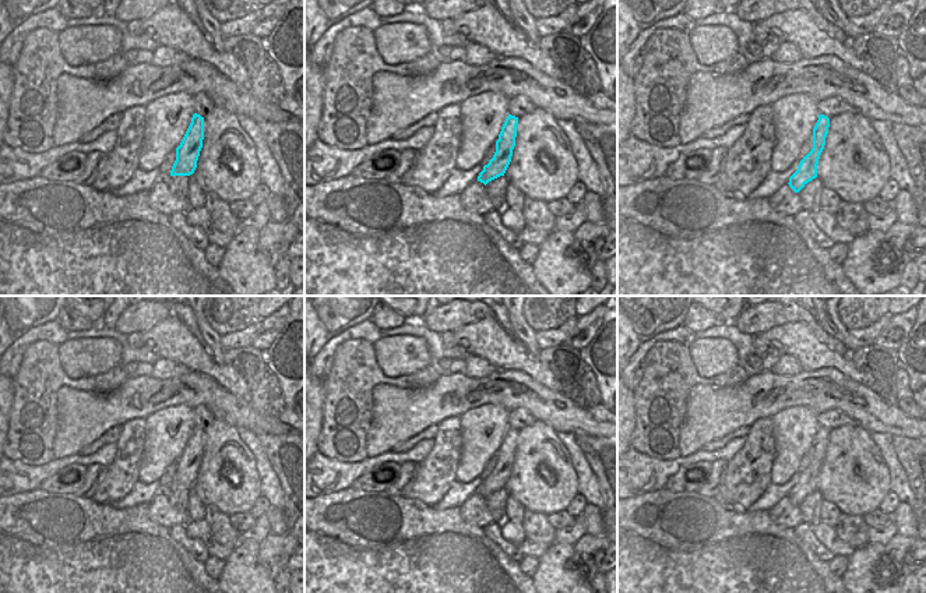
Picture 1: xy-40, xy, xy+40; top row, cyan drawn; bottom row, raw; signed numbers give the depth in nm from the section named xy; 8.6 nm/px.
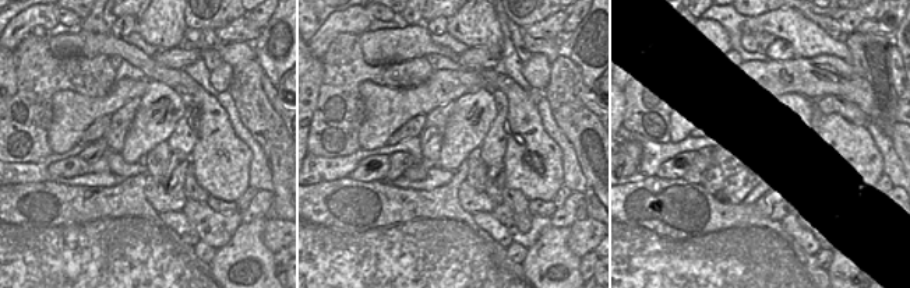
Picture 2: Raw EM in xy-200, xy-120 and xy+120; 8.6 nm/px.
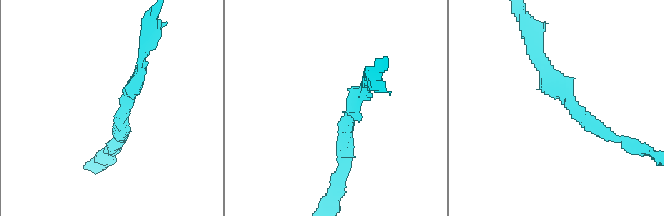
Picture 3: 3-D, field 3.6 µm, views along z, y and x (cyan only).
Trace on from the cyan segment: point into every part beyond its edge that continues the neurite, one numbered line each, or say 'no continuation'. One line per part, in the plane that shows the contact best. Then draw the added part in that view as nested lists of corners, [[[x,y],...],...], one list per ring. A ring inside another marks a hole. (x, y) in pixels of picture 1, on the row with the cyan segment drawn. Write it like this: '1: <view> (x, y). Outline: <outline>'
no continuation

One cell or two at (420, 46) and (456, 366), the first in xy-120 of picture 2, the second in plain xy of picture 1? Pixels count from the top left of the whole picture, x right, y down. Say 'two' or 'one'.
two

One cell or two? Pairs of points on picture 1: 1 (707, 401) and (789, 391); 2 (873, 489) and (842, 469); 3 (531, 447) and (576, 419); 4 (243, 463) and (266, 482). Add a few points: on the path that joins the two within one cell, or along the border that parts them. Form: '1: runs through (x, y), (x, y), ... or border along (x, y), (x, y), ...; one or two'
1: runs through (728, 401), (745, 401), (760, 387), (768, 387); one
2: runs through (866, 484), (849, 476); one
3: border along (535, 420), (549, 424), (556, 431); two
4: border along (246, 445), (254, 458), (259, 491), (261, 494); two

